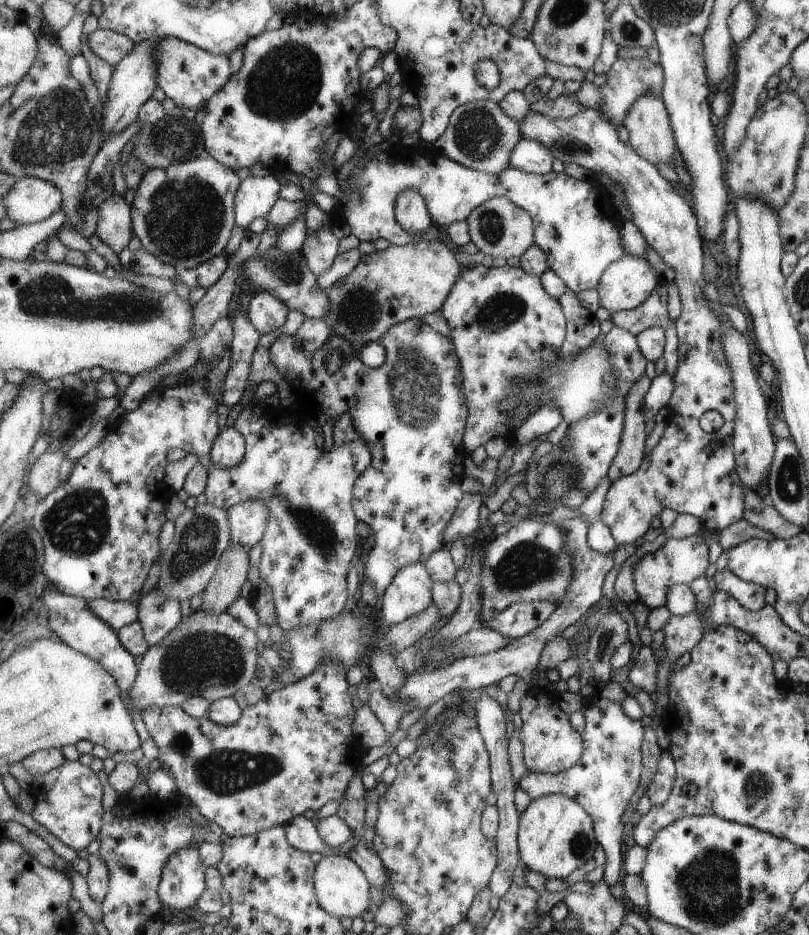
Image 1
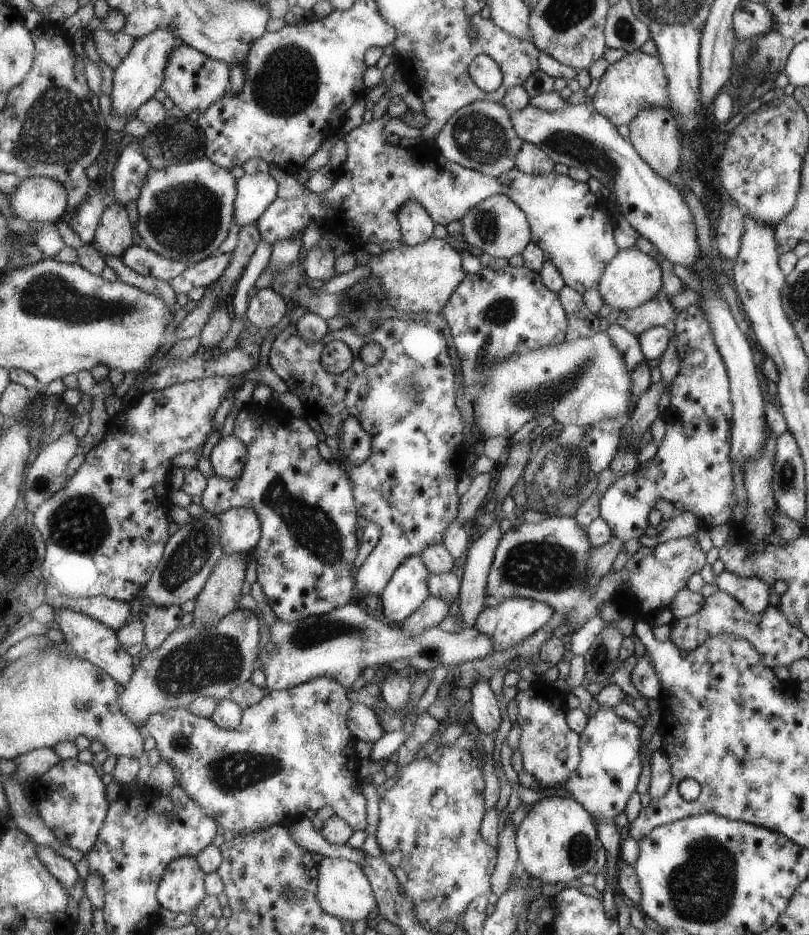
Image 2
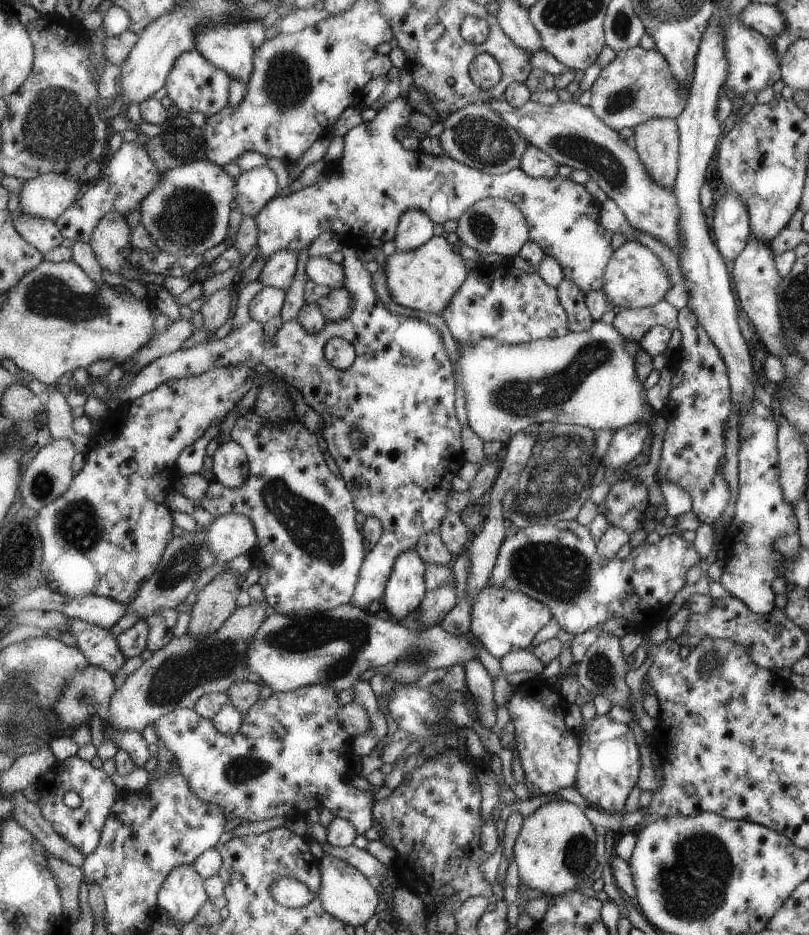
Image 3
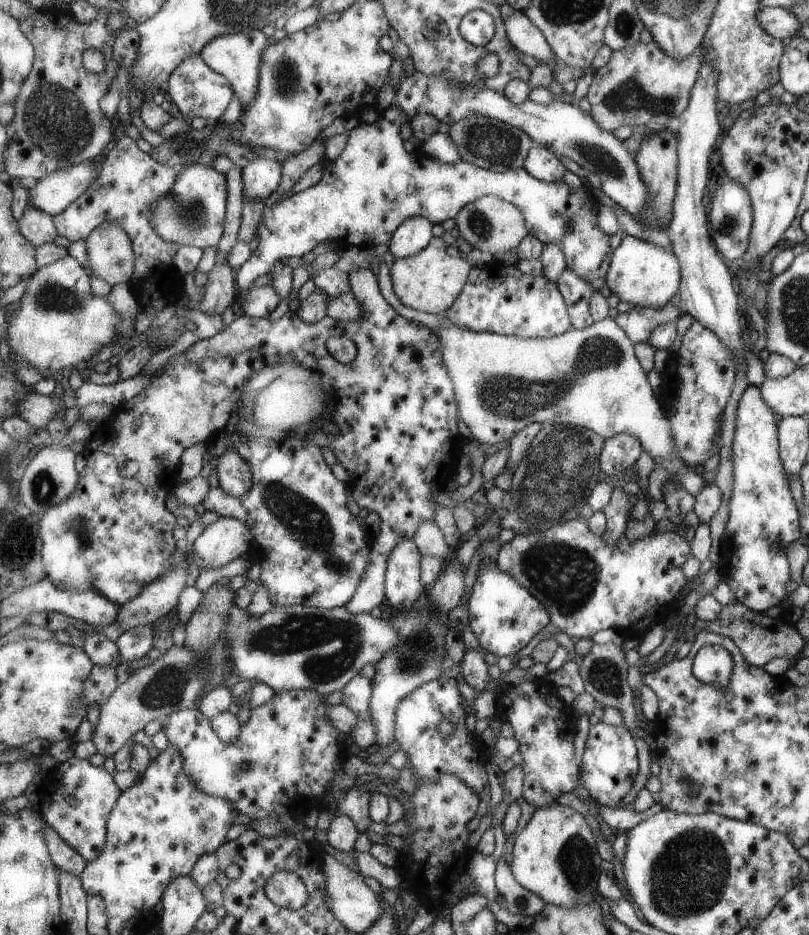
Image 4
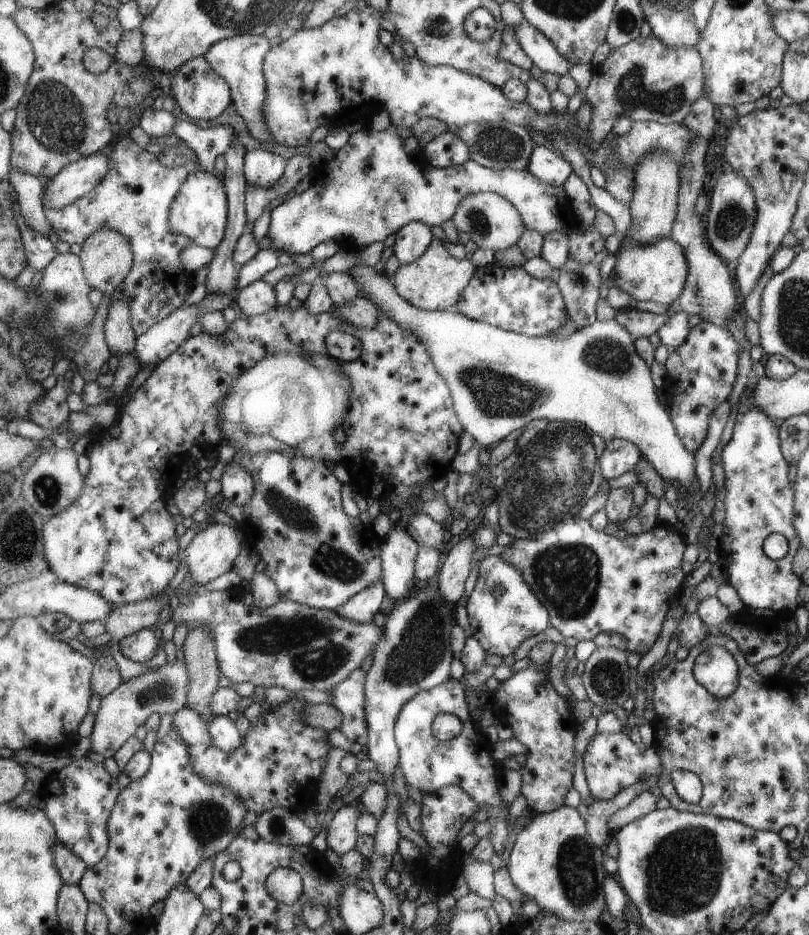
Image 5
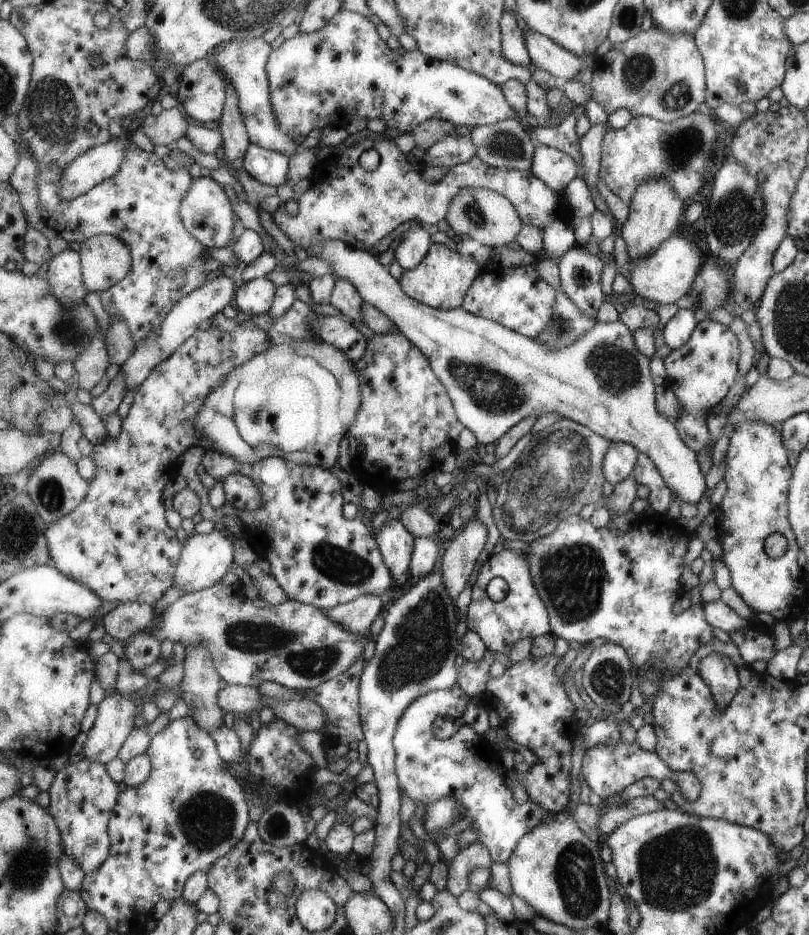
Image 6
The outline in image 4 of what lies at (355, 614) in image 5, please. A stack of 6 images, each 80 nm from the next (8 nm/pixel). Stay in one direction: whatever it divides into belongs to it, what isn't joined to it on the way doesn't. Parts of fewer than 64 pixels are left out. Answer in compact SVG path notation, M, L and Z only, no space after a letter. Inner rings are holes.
M370 268L350 270L348 283L351 294L360 303L361 319L358 321L338 321L325 315L319 322L307 324L294 311L285 312L273 323L265 317L258 319L247 315L235 316L227 328L187 347L184 356L190 363L199 363L213 355L237 357L242 352L256 351L257 358L270 367L293 364L317 371L320 378L328 383L330 390L337 393L331 394L331 402L334 402L331 421L335 422L337 433L329 434L336 467L343 473L344 481L351 485L351 498L358 508L376 512L380 518L380 531L373 539L370 564L363 571L362 580L354 590L354 596L345 606L351 614L357 614L369 613L371 608L379 606L381 600L384 600L383 574L386 574L388 557L396 545L404 539L411 539L422 523L433 522L437 506L431 500L431 488L441 491L445 486L445 478L451 468L455 468L455 458L461 454L461 434L455 426L457 416L453 400L453 382L448 370L443 366L438 338L424 325L401 317L385 302ZM332 336L345 337L355 343L356 357L350 363L341 364L331 358L327 352L326 340Z

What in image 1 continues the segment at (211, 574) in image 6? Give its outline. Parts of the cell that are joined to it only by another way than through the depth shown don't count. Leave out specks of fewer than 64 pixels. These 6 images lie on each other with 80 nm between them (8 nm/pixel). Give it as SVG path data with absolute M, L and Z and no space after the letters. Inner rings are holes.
M262 498L247 499L227 509L230 540L228 544L239 543L252 547L265 532L268 508Z

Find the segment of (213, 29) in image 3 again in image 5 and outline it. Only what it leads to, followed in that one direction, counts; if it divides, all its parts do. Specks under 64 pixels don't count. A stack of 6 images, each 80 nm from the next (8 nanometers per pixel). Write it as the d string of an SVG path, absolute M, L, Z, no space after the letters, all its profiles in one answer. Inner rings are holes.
M245 33L214 42L202 56L211 68L226 79L230 85L232 104L236 107L236 113L241 116L246 124L250 136L265 145L275 143L269 127L266 126L265 115L262 114L266 94L262 62L269 50L269 42L262 34L250 35Z

